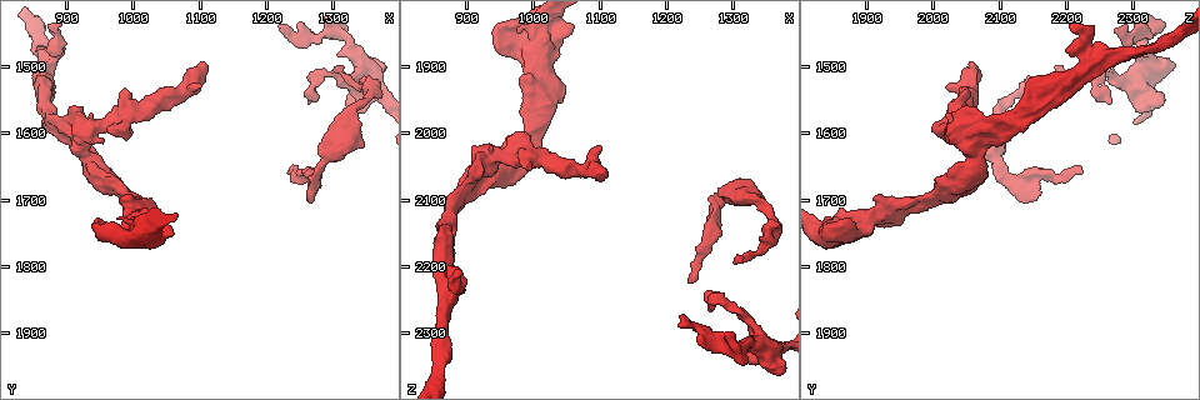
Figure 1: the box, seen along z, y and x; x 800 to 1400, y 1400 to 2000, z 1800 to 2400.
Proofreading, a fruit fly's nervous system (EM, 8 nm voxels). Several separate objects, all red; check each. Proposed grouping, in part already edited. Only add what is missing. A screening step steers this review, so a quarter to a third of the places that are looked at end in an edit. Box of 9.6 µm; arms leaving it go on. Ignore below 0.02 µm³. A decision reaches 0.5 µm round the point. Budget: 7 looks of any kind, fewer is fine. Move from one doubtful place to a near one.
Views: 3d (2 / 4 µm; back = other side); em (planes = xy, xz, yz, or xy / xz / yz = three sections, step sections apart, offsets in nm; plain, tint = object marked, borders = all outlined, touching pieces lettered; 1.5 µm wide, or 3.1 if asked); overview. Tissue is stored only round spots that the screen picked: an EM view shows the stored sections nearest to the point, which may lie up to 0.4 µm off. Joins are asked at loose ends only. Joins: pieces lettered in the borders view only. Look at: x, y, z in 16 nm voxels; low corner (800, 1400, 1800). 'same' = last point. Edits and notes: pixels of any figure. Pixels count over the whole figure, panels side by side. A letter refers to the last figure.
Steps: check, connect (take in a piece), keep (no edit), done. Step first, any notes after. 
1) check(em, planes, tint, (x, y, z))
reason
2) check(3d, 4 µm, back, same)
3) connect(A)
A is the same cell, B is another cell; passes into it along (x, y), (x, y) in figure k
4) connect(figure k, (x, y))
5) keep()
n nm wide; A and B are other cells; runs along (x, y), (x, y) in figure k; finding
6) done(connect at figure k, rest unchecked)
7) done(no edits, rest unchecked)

check(em, xy, step 4, plain, (1225, 1440, 2275))
free end

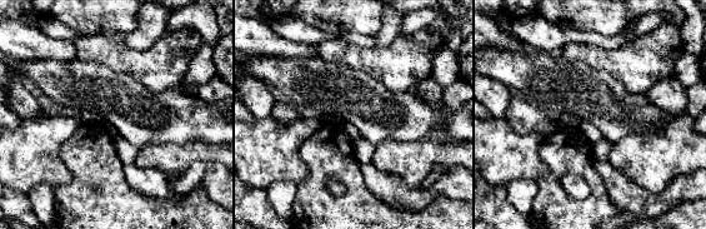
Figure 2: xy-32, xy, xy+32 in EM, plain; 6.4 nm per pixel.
check(em, xy, step 4, borders, same)
what lies round it

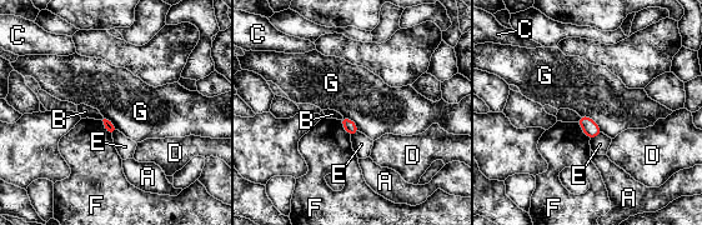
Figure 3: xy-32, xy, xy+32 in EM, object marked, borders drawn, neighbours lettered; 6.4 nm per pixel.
keep()
G touches over 200 nm; A, B, C, D, E, F and G are other cells; border along (580, 115), (587, 115), (603, 133) in figure 3; none of them fits

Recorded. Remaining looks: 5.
check(3d, 4 µm, (1260, 1550, 2270))
free end

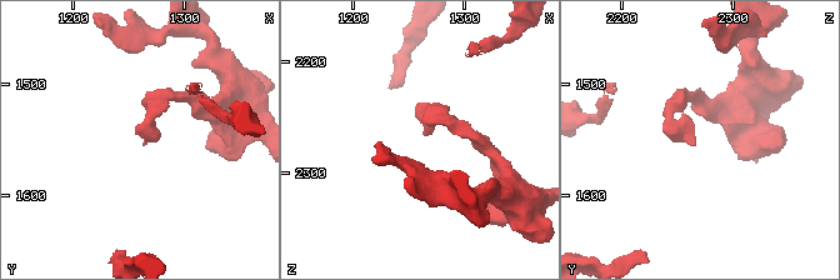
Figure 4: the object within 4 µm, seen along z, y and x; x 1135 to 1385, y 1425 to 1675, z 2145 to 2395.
check(em, planes, borders, (1266, 1552, 2266))

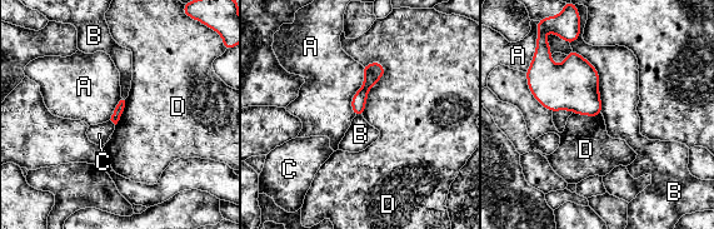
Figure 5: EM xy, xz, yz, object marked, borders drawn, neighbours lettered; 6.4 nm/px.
keep()
A, B, C and D are other cells; border along (378, 60), (384, 74), (362, 114) in figure 5; no lettered piece goes on from it

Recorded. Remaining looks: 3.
check(em, planes, borders, (915, 1560, 2045))
thick end

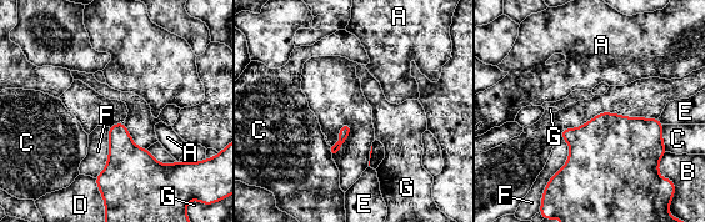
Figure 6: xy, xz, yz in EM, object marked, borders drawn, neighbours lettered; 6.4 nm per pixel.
keep()
A, B, C, D, E, F and G are other cells; border along (109, 127), (106, 166), (94, 177) in figure 6; no lettered piece goes on from it

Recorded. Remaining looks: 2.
done(no edits, rest unchecked)

